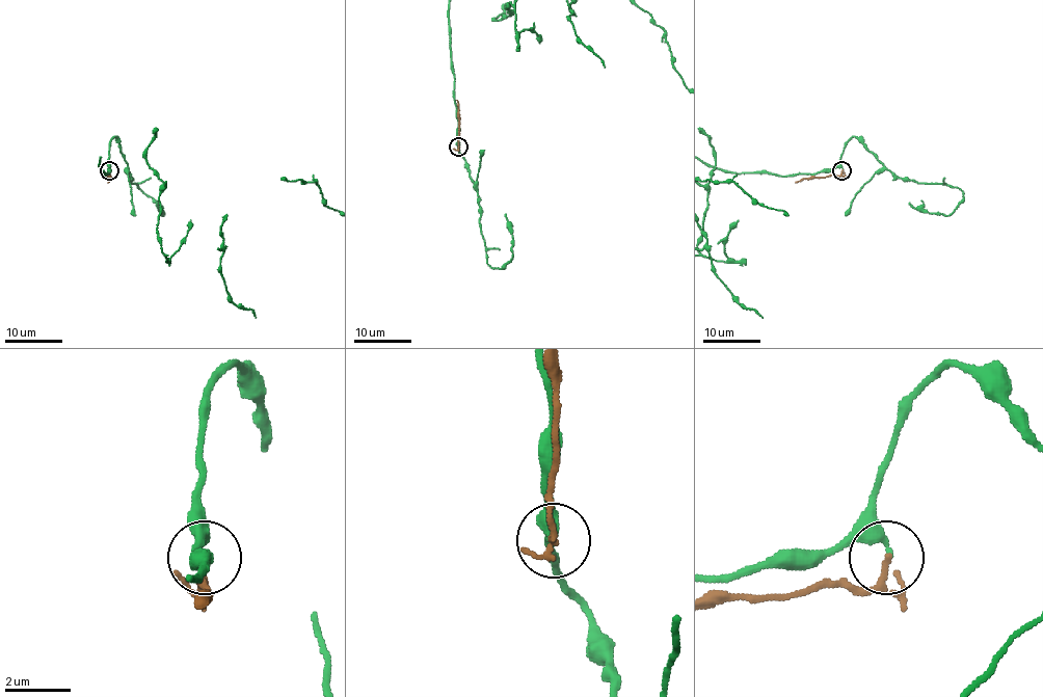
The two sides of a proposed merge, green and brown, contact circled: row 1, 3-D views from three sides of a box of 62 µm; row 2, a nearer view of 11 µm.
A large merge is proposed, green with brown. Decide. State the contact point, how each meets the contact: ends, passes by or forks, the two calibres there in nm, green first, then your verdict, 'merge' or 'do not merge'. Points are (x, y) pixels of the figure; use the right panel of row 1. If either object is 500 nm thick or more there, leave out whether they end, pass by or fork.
(841, 170) | green ends | brown passes by | 220/140 nm | do not merge

